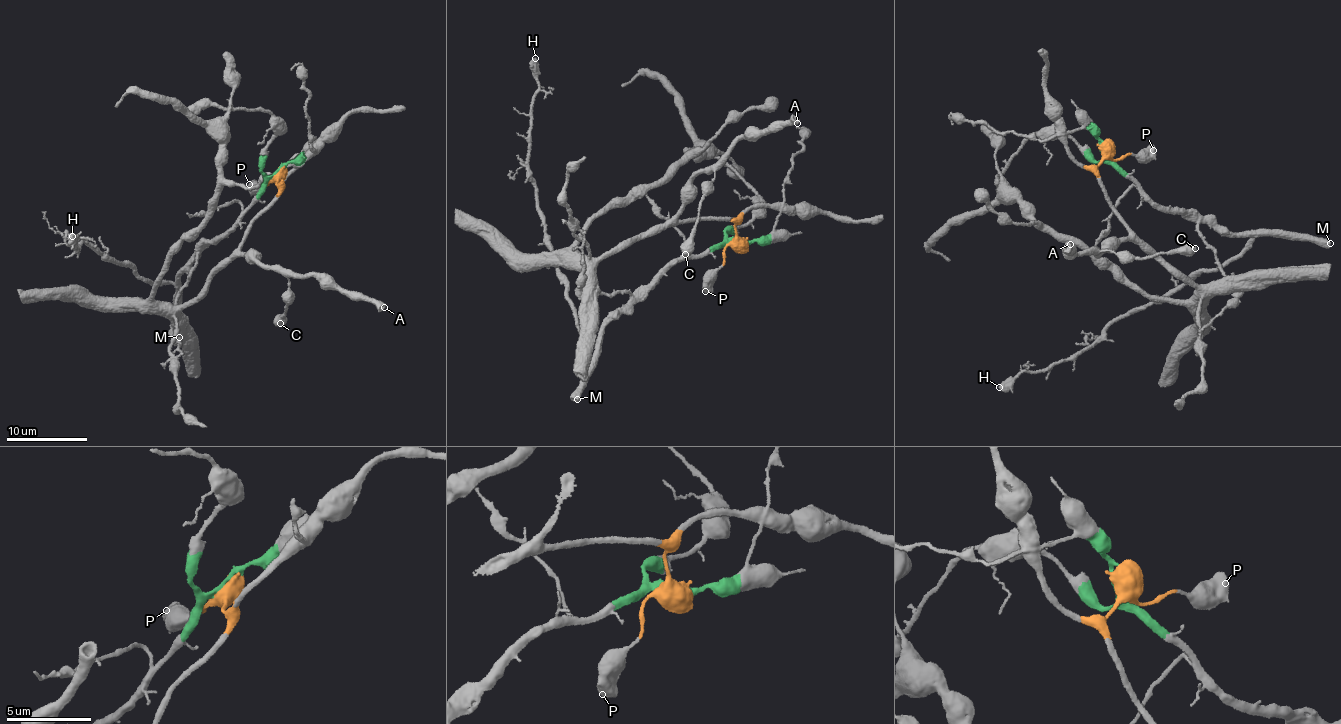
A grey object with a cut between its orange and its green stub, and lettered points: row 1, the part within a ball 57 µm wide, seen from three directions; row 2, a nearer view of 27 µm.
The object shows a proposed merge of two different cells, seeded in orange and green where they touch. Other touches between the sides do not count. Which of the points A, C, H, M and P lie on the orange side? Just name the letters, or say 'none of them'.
A, C, P

